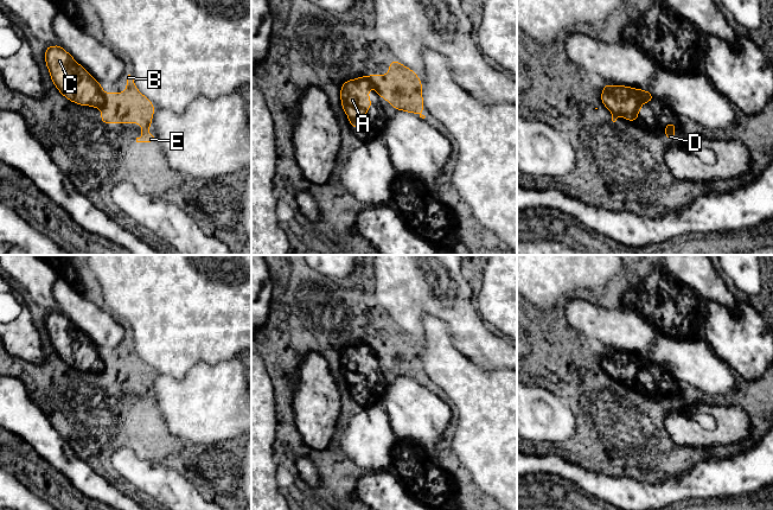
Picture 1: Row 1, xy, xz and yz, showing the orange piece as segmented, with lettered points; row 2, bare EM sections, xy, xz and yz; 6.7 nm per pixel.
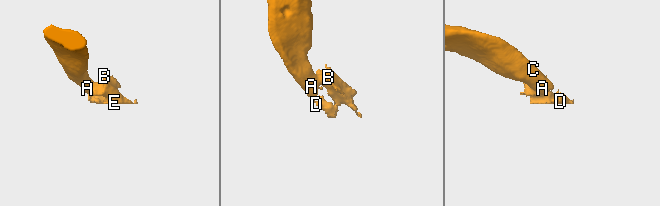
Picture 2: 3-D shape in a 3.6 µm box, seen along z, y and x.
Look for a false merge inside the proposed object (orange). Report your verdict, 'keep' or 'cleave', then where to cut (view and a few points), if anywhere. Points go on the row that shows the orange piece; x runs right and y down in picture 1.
keep | no cut

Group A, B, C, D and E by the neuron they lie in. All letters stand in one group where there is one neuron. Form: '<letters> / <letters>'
A B C D E

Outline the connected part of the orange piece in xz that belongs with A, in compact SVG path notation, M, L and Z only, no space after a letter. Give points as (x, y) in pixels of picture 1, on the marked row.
M391 60L388 75L369 75L368 77L360 76L356 79L346 81L340 89L340 100L344 111L346 113L352 128L363 125L363 120L368 109L372 106L368 95L369 90L375 88L377 94L385 98L390 106L396 110L404 110L408 113L419 114L420 117L426 116L421 114L424 108L422 98L422 83L419 76L397 60Z

